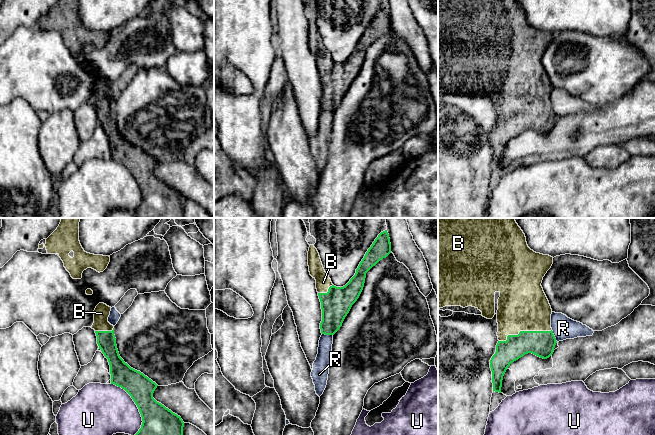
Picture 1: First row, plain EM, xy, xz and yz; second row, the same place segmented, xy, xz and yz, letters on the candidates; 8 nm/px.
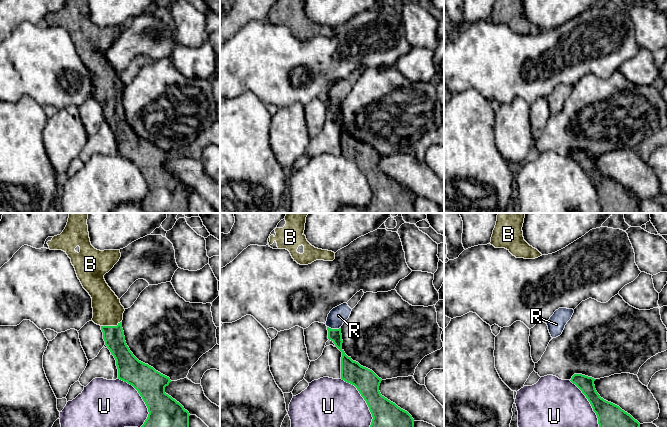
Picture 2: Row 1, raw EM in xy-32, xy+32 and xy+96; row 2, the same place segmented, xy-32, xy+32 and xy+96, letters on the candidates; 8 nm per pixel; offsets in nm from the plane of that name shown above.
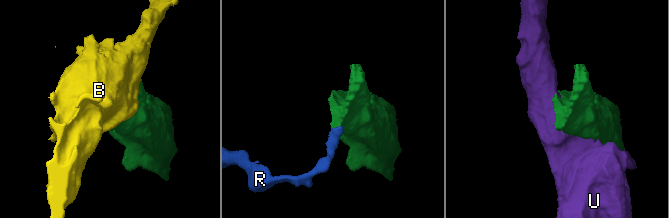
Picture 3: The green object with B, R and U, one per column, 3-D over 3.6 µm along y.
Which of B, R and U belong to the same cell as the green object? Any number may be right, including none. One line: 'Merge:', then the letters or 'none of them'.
Merge: B

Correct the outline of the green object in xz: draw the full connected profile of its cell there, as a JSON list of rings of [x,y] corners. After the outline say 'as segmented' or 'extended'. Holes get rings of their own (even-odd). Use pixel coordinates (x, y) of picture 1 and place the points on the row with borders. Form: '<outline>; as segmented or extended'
[[[385,230],[378,235],[368,249],[350,281],[343,287],[336,287],[326,274],[317,249],[314,245],[310,245],[308,266],[310,275],[316,280],[316,289],[321,302],[322,334],[334,335],[340,329],[352,305],[363,290],[366,273],[390,253],[390,238]]]; extended

